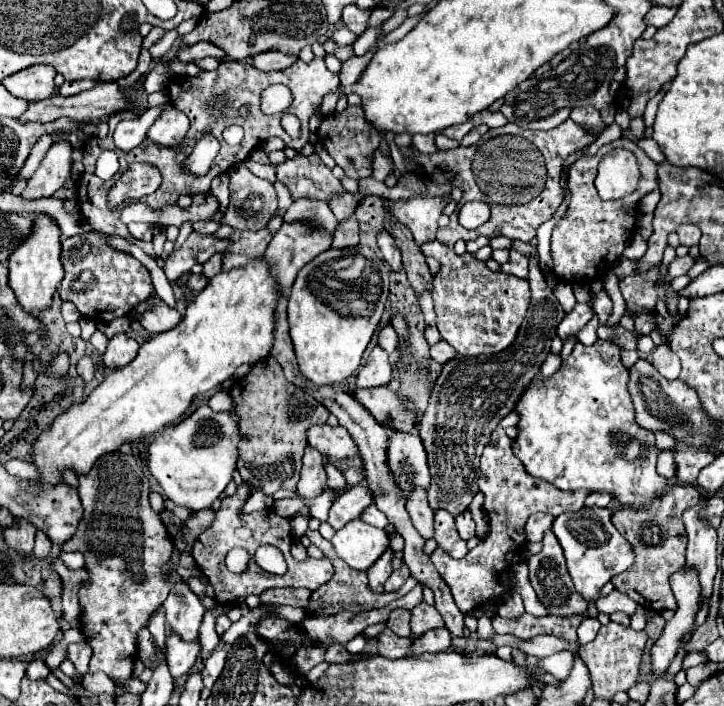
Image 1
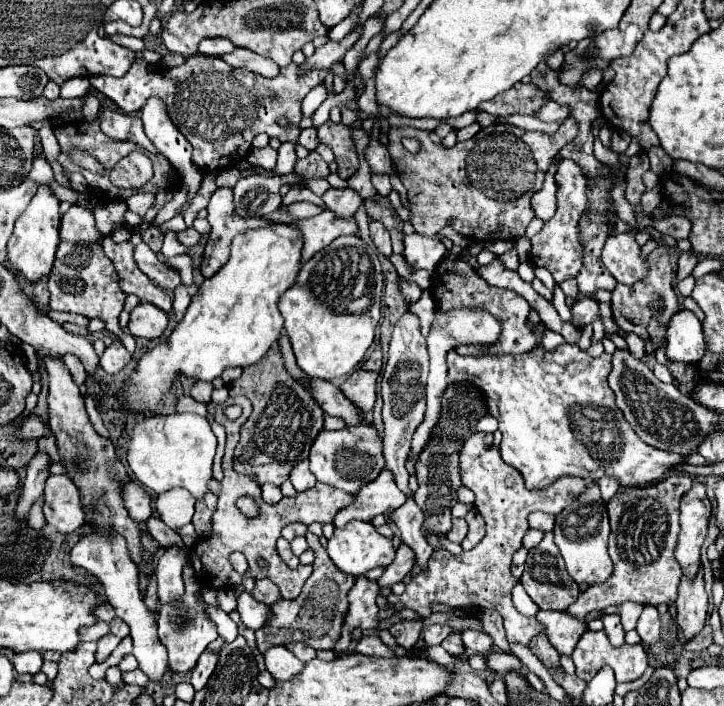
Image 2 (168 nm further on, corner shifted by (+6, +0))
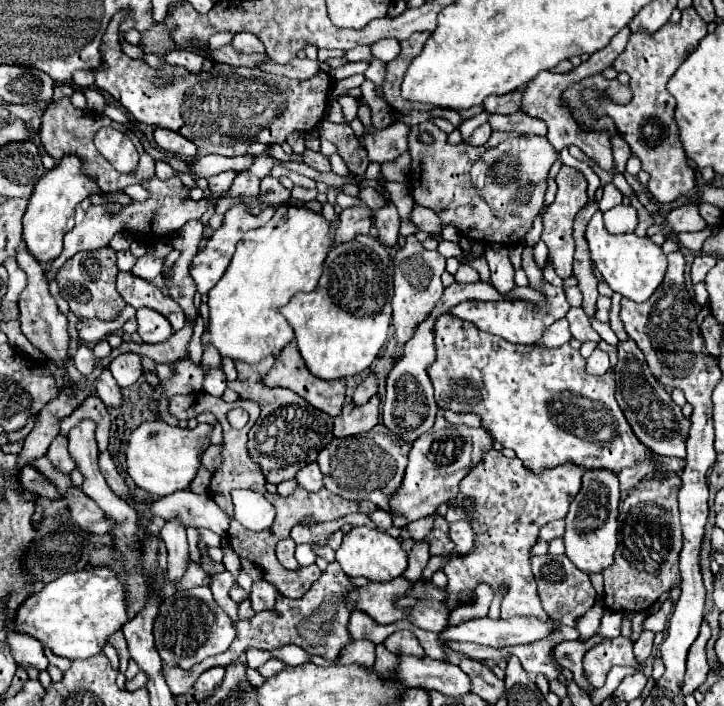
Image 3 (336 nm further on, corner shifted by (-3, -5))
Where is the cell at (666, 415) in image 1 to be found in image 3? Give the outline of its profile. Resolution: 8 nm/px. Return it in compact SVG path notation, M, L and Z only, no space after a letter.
M620 340L618 342L618 364L616 364L616 400L632 426L634 434L642 444L660 456L670 458L686 458L686 436L690 430L690 420L684 418L682 408L676 406L670 394L658 384L652 376L650 368L646 366L642 352L638 350L634 340Z

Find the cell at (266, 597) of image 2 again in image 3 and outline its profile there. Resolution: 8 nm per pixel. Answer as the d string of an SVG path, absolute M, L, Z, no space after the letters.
M258 580L252 584L250 590L250 604L254 612L264 612L264 610L272 610L274 602L276 602L278 590L274 586L270 586L270 582L266 580Z

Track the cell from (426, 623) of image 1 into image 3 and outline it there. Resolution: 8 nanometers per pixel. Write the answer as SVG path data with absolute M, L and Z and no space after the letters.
M398 630L394 634L390 634L384 640L386 650L390 650L392 654L412 654L412 656L424 656L424 650L420 646L420 642L416 640L416 636L410 630Z

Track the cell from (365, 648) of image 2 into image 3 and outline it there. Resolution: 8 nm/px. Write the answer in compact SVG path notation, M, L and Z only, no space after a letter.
M352 640L350 644L346 644L342 648L342 654L338 656L338 662L340 664L360 664L360 666L372 668L374 666L374 648L376 646L372 642Z

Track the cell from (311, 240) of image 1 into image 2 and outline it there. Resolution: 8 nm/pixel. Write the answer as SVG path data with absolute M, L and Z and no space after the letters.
M321 211L315 217L309 219L297 219L291 221L301 237L303 237L303 251L301 251L301 263L307 263L317 251L327 247L331 241L335 241L341 235L355 235L357 225L353 219L337 219L331 211Z

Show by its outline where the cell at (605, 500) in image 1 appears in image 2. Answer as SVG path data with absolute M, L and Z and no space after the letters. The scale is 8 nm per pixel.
M601 477L601 479L597 479L595 483L599 485L599 489L601 489L601 495L603 495L603 501L605 501L605 503L607 503L607 501L617 493L617 489L619 489L617 479L613 479L613 477Z

